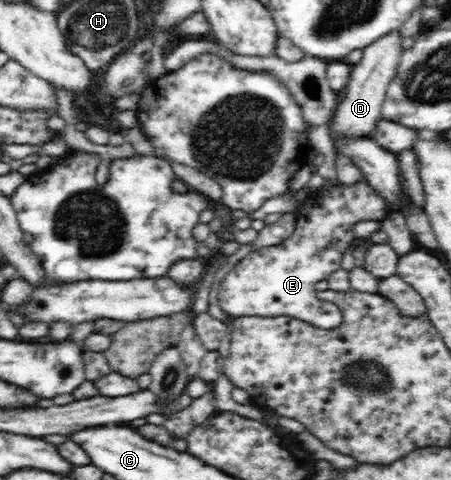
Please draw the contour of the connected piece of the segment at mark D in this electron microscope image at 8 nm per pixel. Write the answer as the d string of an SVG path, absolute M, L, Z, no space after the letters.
M399 28L382 35L368 46L362 48L363 57L360 62L351 68L348 84L342 89L340 103L336 108L334 118L329 125L329 136L333 142L334 155L342 153L342 145L348 140L358 140L359 137L368 137L372 134L379 120L382 119L381 106L385 99L386 90L400 64L402 37Z

